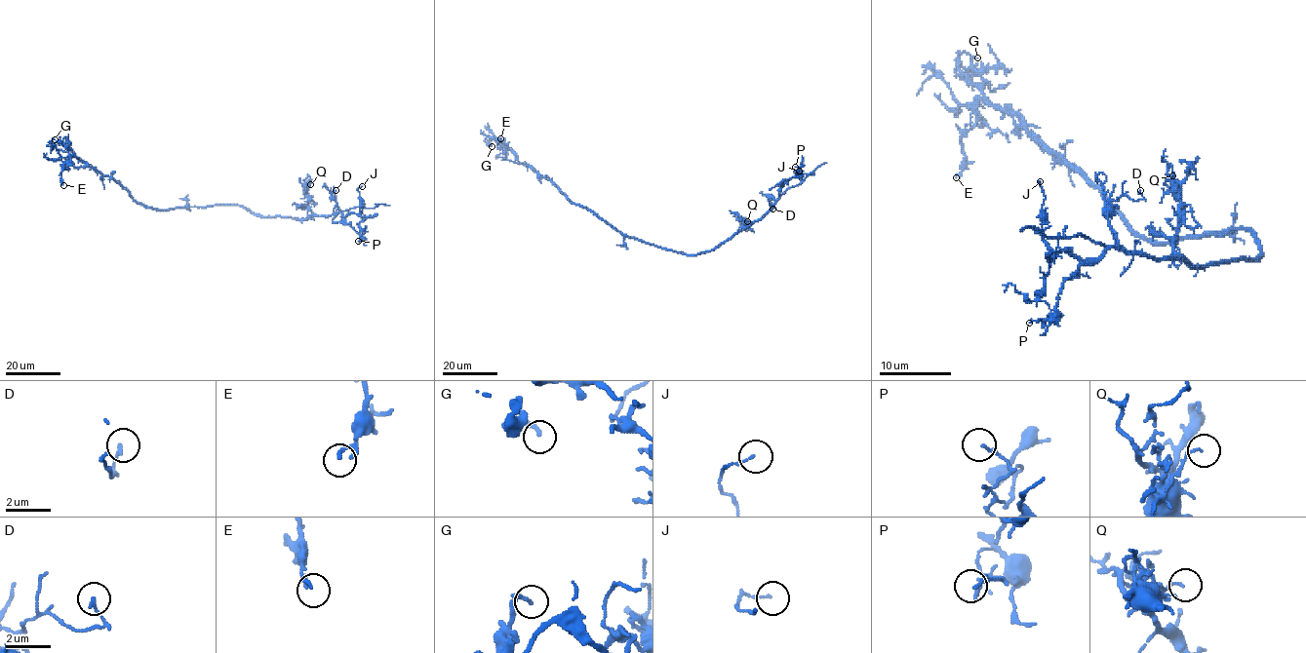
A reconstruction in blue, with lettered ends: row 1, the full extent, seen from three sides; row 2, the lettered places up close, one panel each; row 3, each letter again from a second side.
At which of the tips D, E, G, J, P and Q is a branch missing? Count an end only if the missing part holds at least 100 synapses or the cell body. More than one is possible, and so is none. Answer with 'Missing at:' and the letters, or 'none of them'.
Missing at: none of them

